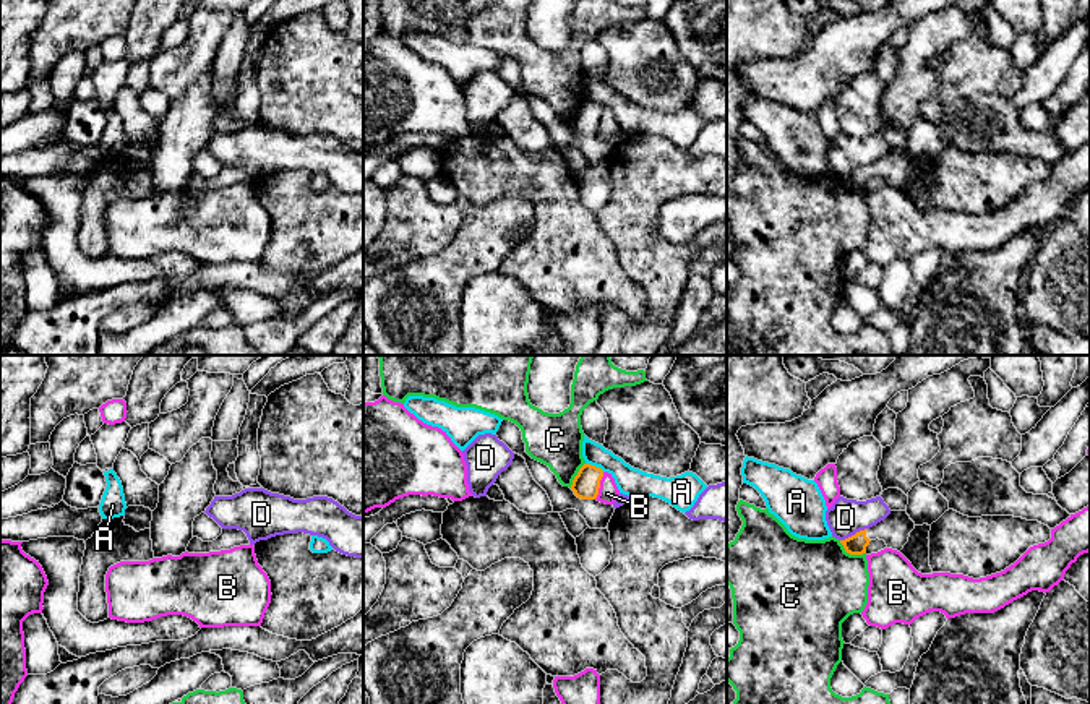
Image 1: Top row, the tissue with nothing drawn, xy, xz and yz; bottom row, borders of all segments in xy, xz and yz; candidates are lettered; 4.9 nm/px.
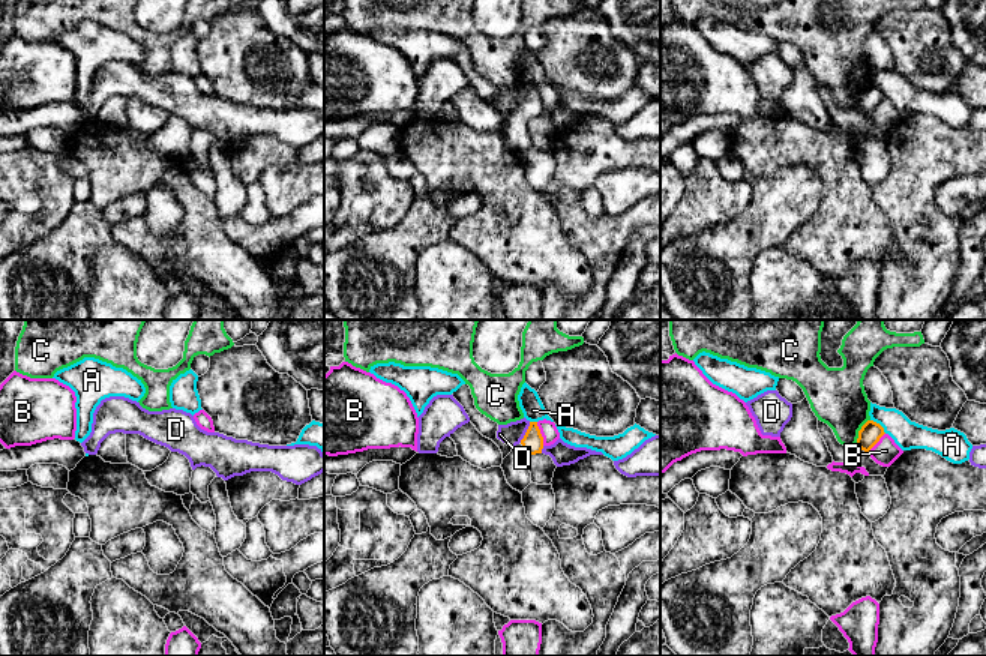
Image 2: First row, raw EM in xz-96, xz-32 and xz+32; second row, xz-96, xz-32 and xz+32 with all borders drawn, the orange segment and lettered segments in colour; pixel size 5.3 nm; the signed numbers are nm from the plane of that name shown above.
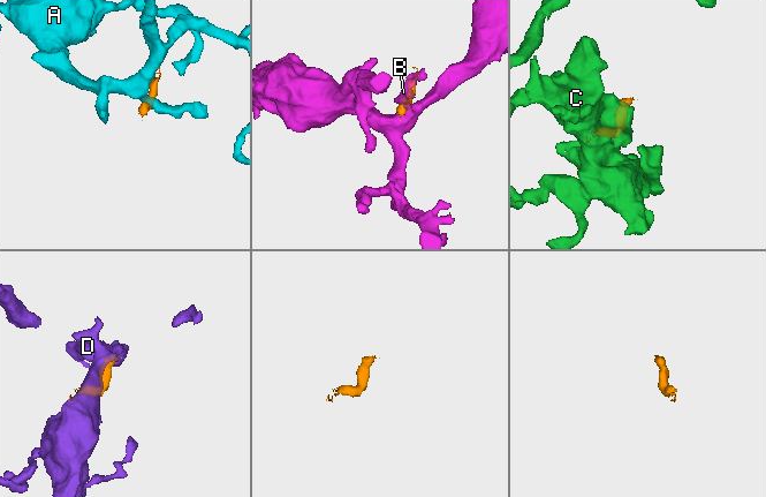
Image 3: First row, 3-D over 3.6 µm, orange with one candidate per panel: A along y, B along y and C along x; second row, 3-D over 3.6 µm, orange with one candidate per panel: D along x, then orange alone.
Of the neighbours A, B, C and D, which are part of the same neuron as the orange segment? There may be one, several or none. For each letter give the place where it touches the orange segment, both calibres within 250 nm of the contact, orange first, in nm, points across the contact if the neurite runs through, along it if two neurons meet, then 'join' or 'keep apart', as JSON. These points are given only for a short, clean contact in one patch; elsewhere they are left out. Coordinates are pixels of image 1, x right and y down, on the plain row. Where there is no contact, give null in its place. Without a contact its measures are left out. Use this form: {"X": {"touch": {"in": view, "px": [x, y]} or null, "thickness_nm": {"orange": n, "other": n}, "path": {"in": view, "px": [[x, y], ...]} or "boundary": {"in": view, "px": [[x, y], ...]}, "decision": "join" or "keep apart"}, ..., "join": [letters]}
{"A": {"touch": {"in": "xz", "px": [596, 104]}, "thickness_nm": {"orange": 140, "other": 140}, "boundary": {"in": "xz", "px": [[586, 99], [604, 107]]}, "decision": "keep apart"}, "B": {"touch": {"in": "xz", "px": [599, 122]}, "thickness_nm": {"orange": 140, "other": 100}, "boundary": {"in": "xz", "px": [[604, 109], [599, 119], [599, 130], [594, 135]]}, "decision": "keep apart"}, "C": {"touch": {"in": "yz", "px": [850, 190]}, "thickness_nm": {"orange": 100, "other": 460}, "decision": "keep apart"}, "D": {"touch": {"in": "yz", "px": [855, 171]}, "thickness_nm": {"orange": 100, "other": 180}, "boundary": {"in": "yz", "px": [[866, 164], [841, 177]]}, "decision": "keep apart"}, "join": []}

